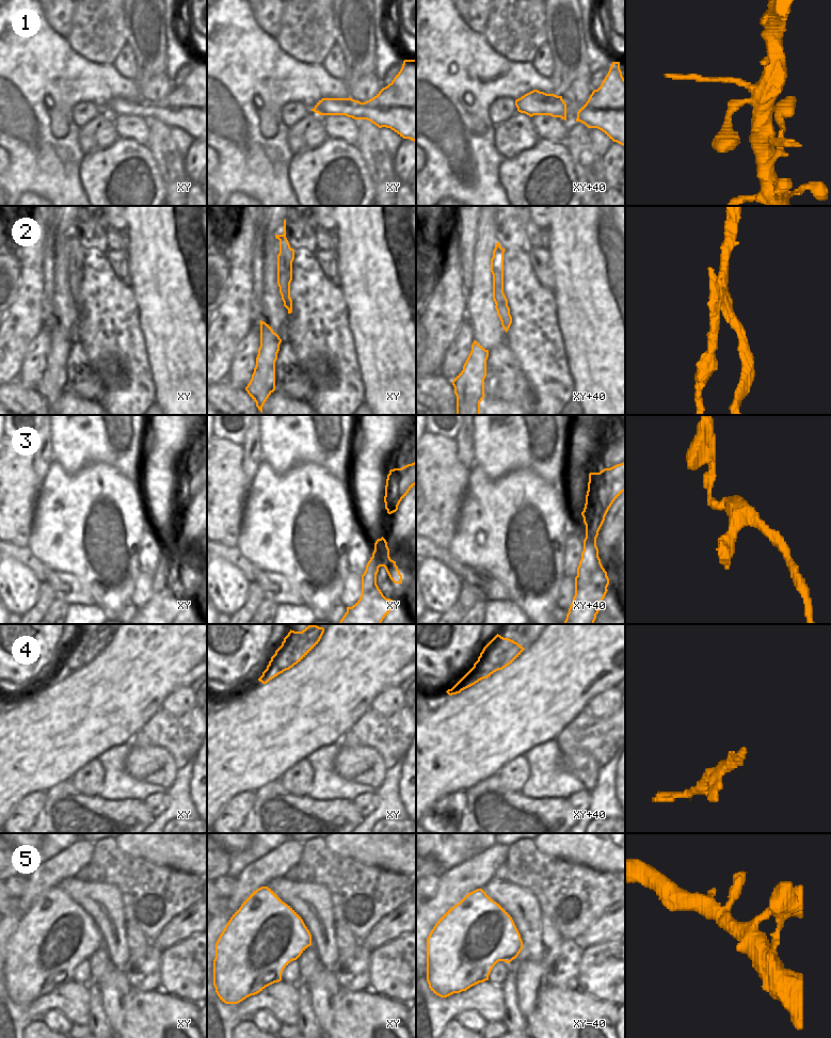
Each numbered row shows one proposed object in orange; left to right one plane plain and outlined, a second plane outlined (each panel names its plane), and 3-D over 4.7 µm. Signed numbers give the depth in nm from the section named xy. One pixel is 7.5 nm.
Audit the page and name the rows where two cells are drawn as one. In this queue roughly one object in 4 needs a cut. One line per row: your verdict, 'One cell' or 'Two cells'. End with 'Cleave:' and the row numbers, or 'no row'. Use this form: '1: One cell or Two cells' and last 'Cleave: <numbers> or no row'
1: One cell
2: Two cells
3: One cell
4: Two cells
5: One cell
Cleave: 2, 4

